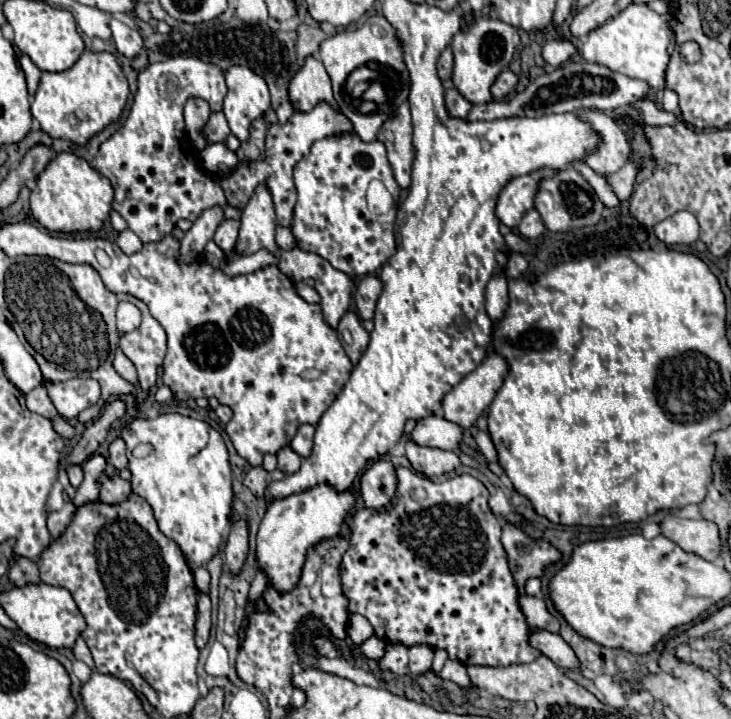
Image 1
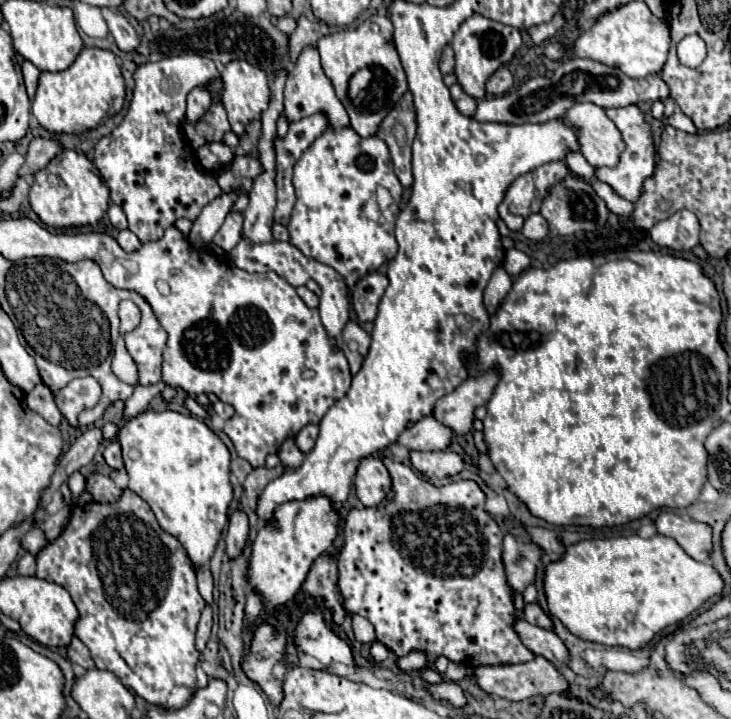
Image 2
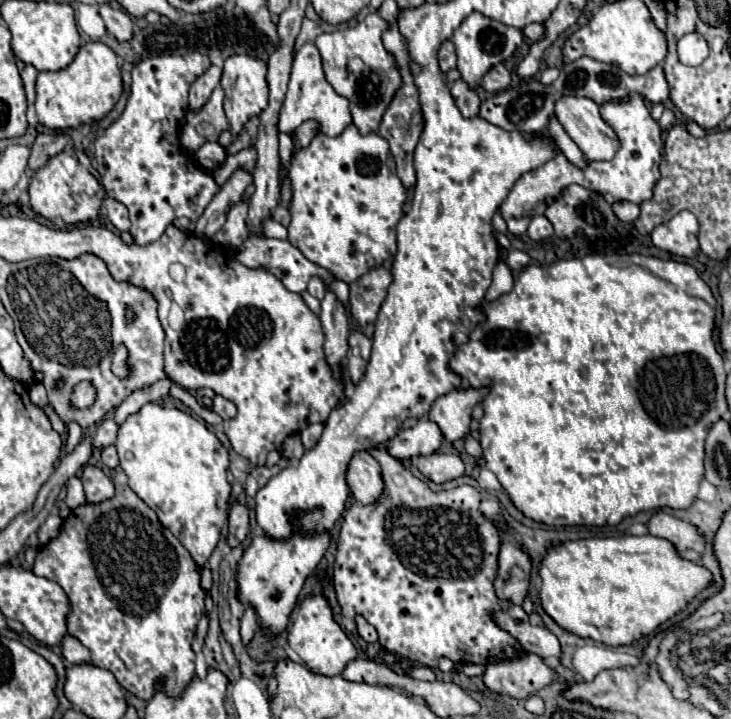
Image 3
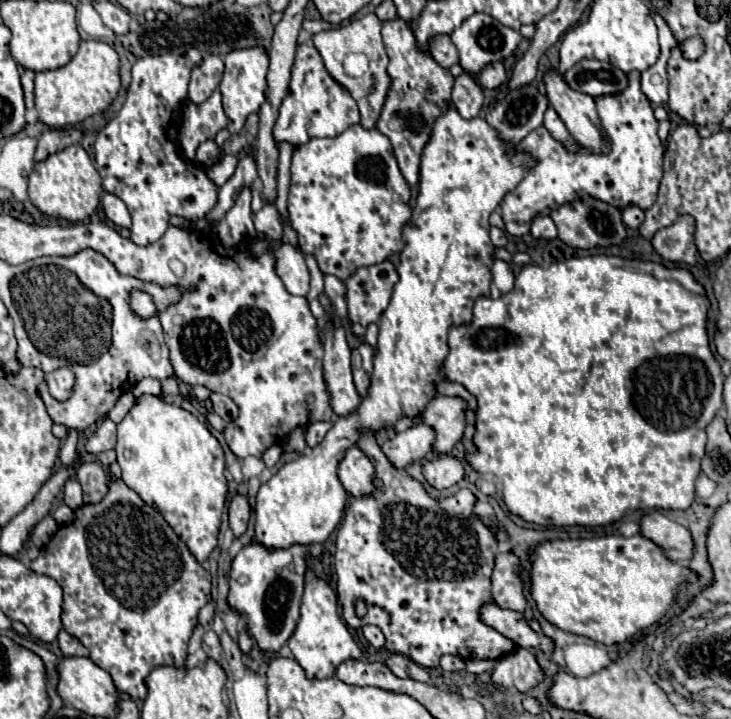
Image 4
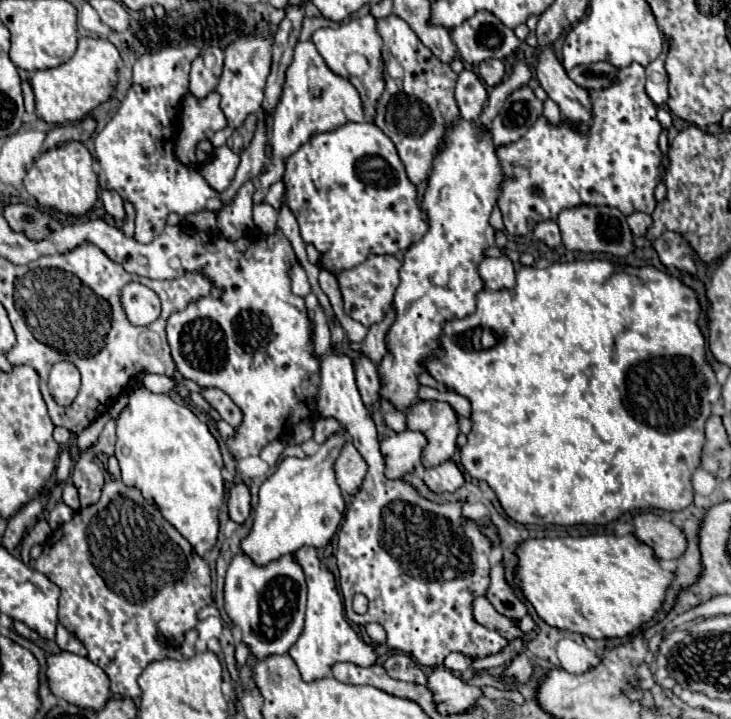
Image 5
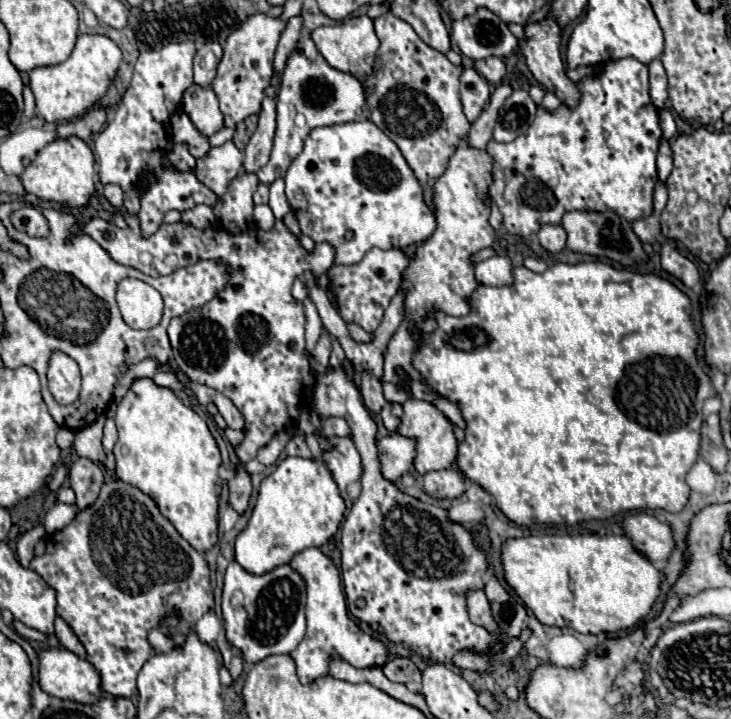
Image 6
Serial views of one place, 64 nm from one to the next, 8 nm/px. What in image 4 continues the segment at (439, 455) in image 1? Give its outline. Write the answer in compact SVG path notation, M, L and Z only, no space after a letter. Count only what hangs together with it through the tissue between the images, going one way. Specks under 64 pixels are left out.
M454 456L432 458L424 464L422 472L424 472L424 478L428 480L428 484L438 490L450 488L464 478L464 468L462 468L460 460Z

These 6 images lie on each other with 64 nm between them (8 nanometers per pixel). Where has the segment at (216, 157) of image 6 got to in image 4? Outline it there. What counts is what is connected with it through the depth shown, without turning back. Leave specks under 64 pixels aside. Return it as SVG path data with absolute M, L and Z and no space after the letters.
M222 154L220 160L218 160L212 168L206 170L206 174L208 174L208 178L220 188L220 186L224 186L226 180L234 174L236 164L238 164L238 158L236 158L236 156L232 156L232 154Z

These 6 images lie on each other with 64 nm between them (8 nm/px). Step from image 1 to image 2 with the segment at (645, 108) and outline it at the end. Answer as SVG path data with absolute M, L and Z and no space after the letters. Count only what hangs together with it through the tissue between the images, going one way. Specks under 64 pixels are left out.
M677 111L672 116L670 116L670 120L666 120L666 124L670 124L670 126L673 126L676 129L685 131L687 133L697 133L697 128L690 120L690 118L688 118L680 111Z

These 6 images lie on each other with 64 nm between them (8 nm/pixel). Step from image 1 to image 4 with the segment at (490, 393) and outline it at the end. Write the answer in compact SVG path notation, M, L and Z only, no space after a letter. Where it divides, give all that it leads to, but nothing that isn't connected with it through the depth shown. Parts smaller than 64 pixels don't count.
M436 396L432 398L424 412L420 412L422 422L428 424L434 432L434 452L444 456L450 454L454 444L462 438L466 418L464 418L466 402L462 398L448 398L448 396Z

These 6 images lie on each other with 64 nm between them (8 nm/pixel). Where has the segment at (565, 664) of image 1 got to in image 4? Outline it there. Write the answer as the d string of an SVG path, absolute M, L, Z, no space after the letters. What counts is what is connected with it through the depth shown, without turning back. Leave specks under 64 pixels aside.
M484 604L478 612L480 620L484 624L488 624L490 628L498 630L502 636L510 638L514 644L522 646L522 648L530 648L542 654L552 654L552 642L550 638L534 632L524 616L520 612L512 612L512 610L502 610L496 604Z

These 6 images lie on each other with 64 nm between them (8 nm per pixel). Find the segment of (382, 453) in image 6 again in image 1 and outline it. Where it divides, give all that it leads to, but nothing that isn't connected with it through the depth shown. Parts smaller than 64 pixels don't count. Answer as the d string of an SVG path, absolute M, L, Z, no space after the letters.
M428 416L418 420L416 428L408 434L408 438L420 446L440 448L440 450L458 450L458 442L462 438L462 430L440 416Z

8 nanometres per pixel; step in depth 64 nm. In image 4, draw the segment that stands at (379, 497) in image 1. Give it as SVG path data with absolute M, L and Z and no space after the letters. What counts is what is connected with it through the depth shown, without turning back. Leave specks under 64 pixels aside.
M356 446L348 448L348 452L344 454L344 458L338 464L338 478L344 486L344 490L350 492L352 496L372 492L372 474L374 474L374 468L372 468L370 460Z

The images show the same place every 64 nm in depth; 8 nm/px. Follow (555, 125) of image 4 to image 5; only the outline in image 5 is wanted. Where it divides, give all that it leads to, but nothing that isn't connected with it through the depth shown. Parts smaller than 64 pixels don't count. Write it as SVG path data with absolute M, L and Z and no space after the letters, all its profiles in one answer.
M546 98L546 100L544 100L544 116L546 116L546 118L552 122L552 124L562 122L560 108L558 108L558 104L556 104L554 100L550 100L550 98Z

